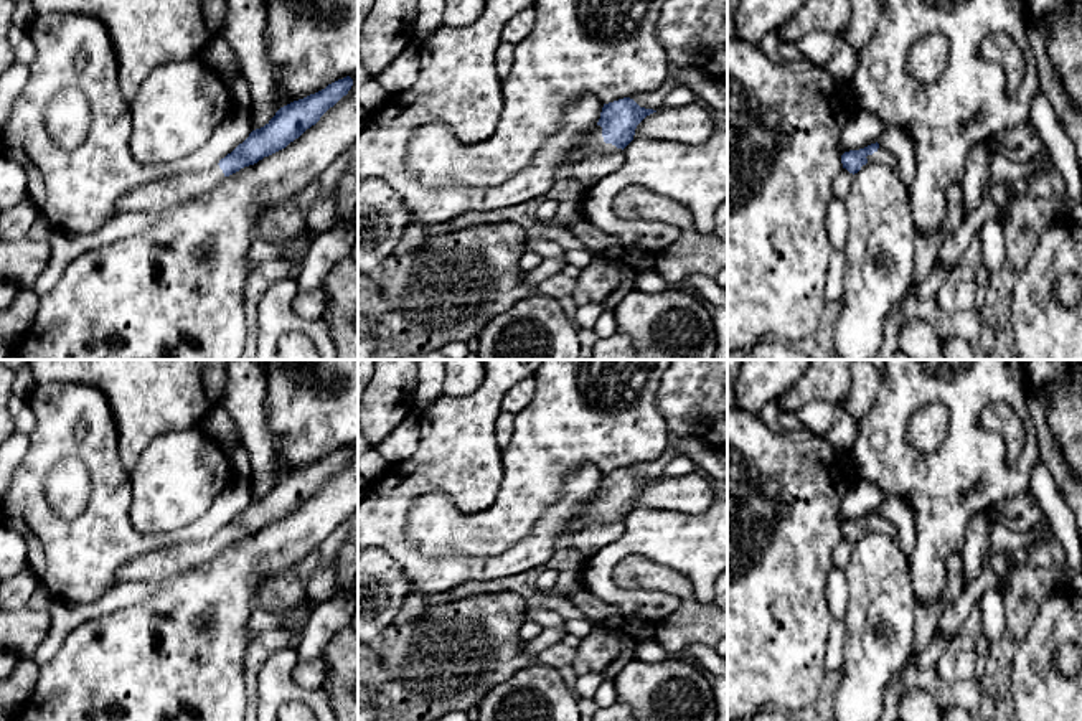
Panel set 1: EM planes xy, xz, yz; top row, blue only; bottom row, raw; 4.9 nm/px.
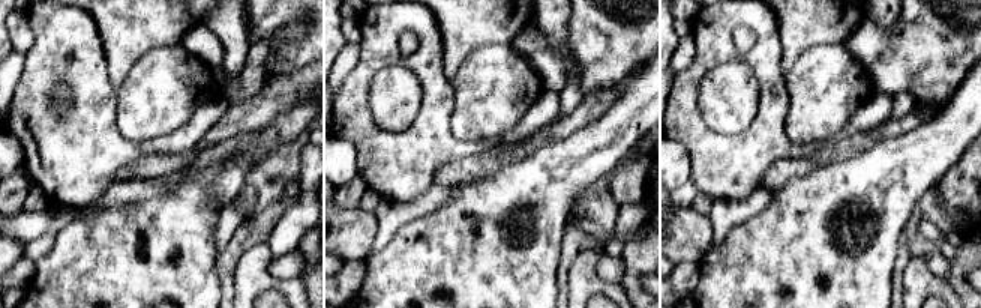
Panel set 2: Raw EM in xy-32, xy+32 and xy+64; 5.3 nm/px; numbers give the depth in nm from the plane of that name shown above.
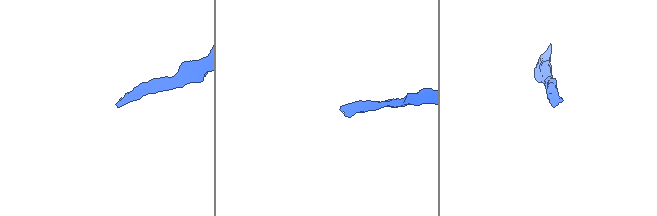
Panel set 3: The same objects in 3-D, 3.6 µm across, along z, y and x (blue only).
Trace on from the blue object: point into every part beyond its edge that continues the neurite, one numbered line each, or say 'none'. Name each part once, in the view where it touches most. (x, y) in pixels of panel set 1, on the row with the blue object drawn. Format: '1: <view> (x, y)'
1: xz (592, 144)

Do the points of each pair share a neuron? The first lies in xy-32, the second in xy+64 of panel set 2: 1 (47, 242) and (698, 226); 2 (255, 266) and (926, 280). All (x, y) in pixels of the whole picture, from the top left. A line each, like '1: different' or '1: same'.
1: different
2: same

